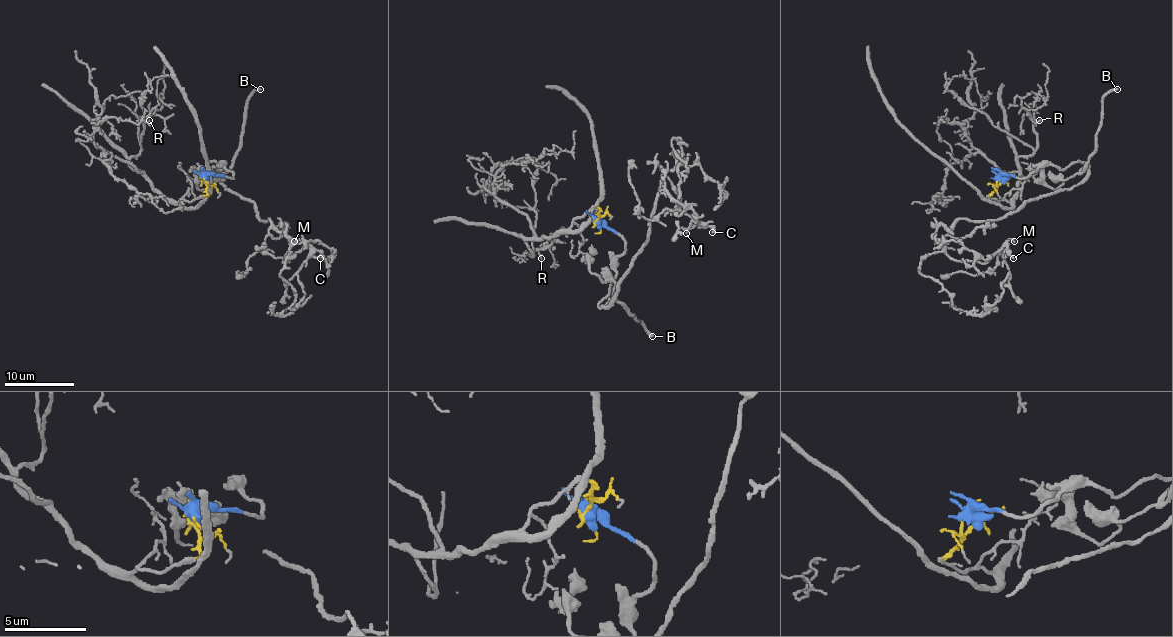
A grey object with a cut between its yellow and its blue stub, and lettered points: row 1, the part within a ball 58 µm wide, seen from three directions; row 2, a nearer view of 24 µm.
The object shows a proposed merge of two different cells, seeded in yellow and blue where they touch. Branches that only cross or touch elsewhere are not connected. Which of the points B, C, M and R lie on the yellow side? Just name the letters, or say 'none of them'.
R

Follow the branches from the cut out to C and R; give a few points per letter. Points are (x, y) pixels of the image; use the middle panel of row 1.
C: (595, 222), (625, 241), (600, 307), (649, 234), (661, 179), (678, 153), (677, 205), (711, 233)
R: (595, 222), (597, 208), (590, 208), (548, 238), (522, 236), (533, 255), (531, 252), (536, 250), (541, 259)

